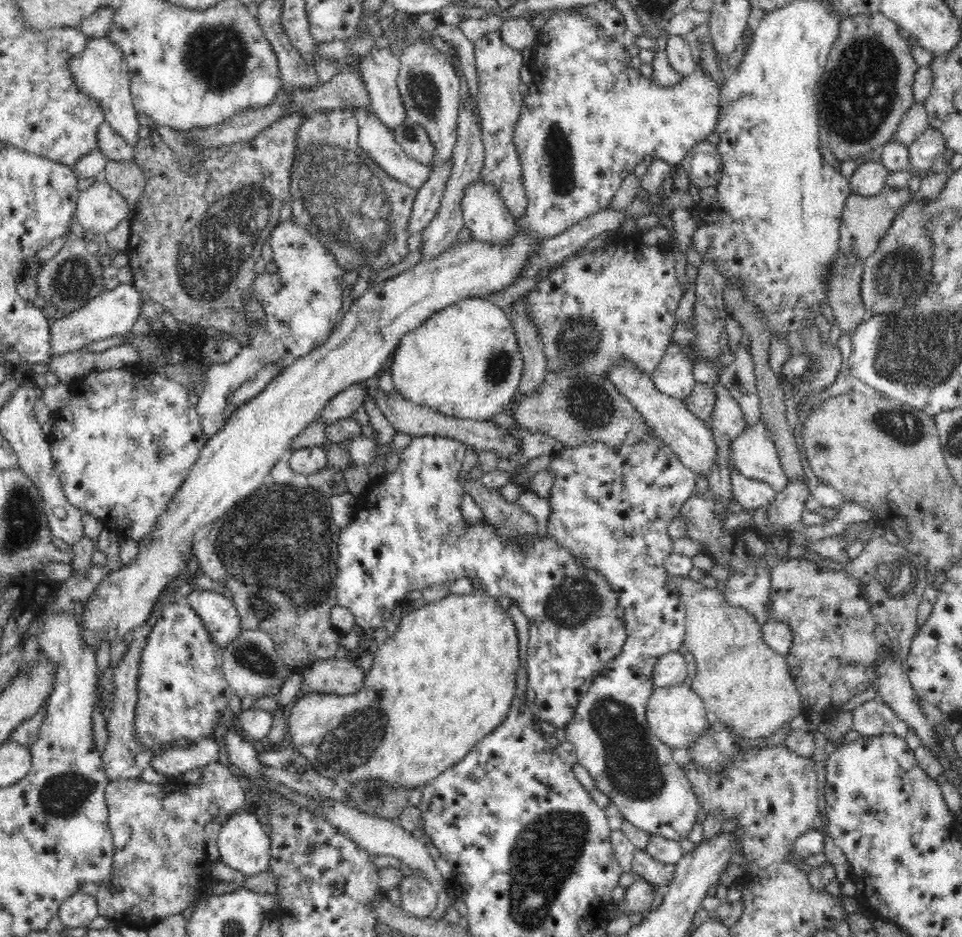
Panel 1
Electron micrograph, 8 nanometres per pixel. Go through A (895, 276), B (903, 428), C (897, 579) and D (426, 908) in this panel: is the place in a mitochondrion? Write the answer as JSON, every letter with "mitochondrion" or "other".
{"A":"mitochondrion","B":"mitochondrion","C":"mitochondrion","D":"other"}

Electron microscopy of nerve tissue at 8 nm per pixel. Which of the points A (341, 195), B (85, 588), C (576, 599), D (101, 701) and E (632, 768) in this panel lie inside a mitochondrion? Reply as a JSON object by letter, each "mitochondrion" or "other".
{"A":"mitochondrion","B":"other","C":"mitochondrion","D":"other","E":"mitochondrion"}

